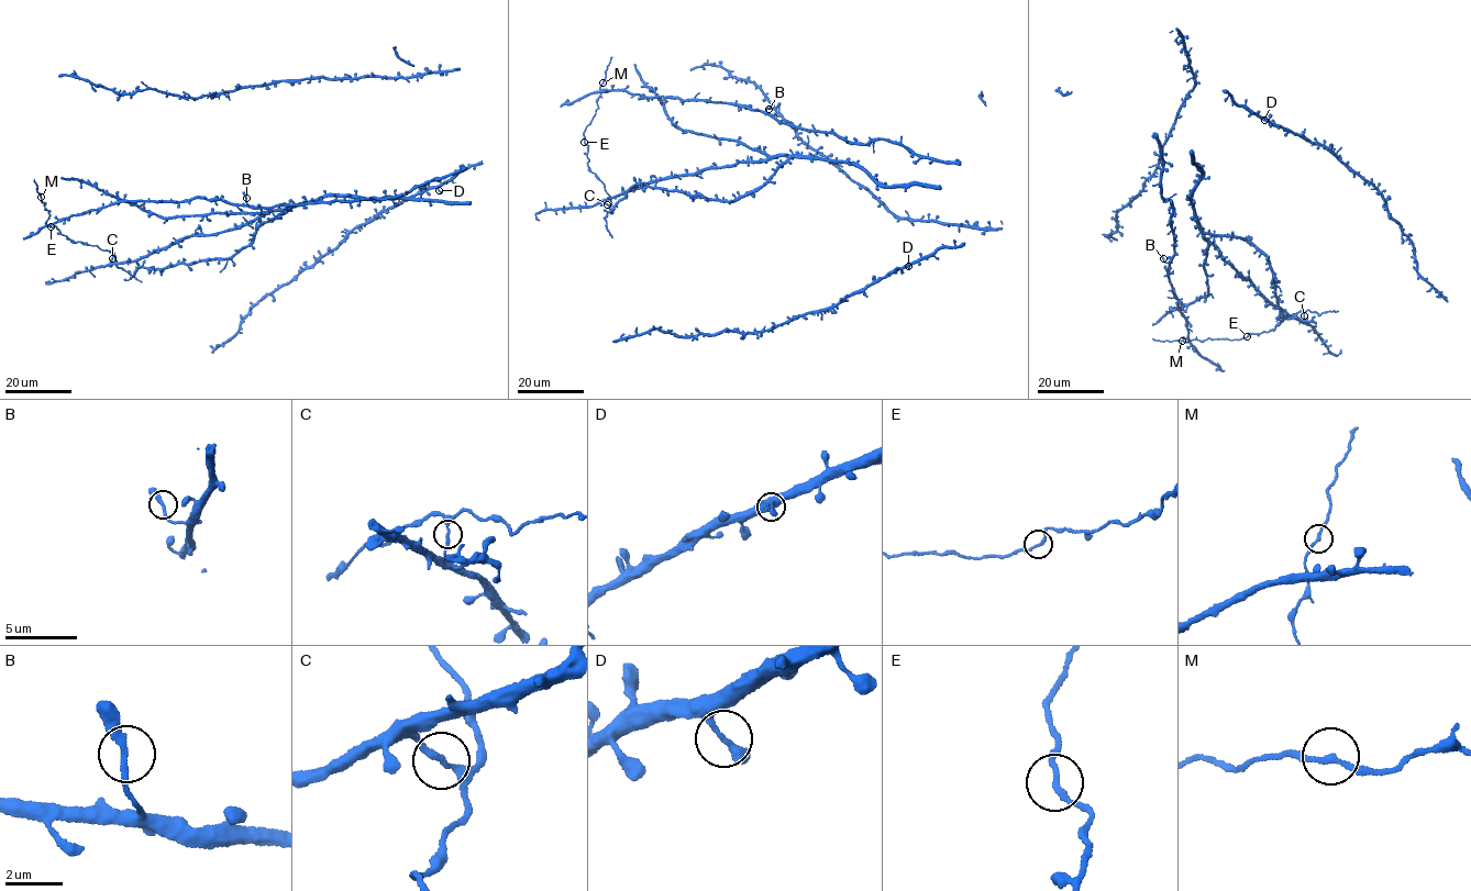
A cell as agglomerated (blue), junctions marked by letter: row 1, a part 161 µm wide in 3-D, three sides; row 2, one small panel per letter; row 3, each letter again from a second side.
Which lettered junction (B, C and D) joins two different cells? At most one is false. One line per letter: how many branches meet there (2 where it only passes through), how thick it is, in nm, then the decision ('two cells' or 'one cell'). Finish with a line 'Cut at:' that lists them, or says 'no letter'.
B: 2 | 240 nm | one cell
C: 2 | 200 nm | two cells
D: 2 | 240 nm | one cell
Cut at: C

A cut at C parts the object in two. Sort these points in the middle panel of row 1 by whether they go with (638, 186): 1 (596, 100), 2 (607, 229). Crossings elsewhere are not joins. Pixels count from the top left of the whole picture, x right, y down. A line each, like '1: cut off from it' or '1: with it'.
1: cut off from it
2: cut off from it

